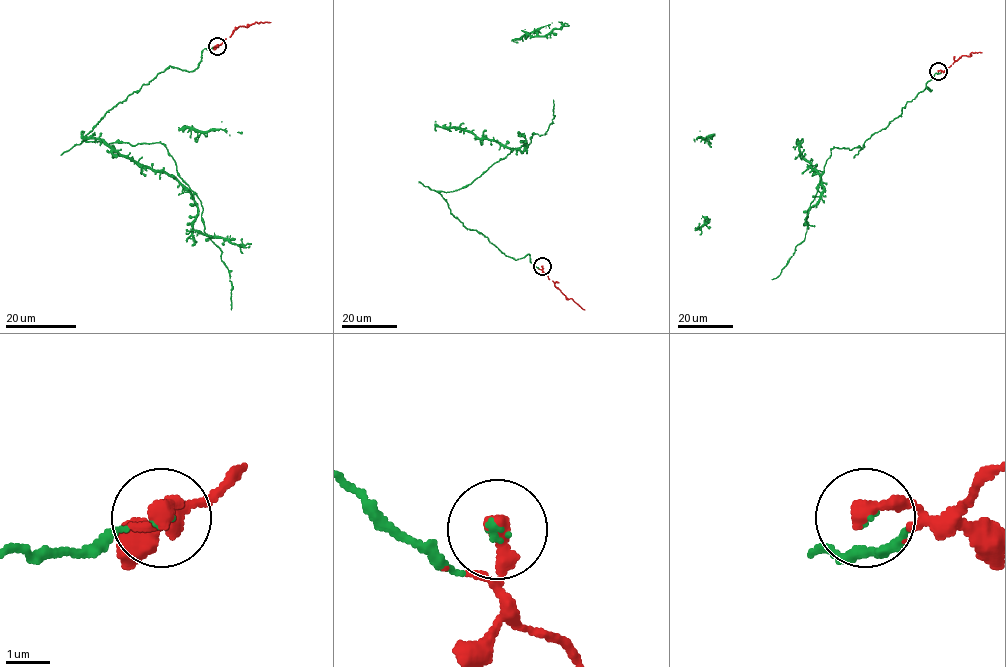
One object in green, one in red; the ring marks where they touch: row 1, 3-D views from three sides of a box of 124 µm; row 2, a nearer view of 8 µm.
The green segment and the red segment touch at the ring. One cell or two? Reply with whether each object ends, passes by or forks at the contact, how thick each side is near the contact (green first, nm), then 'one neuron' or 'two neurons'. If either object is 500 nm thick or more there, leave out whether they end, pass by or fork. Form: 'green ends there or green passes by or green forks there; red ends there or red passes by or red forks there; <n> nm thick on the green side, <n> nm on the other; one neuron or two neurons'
green ends there; red ends there; 90 nm thick on the green side, 440 nm on the other; one neuron

